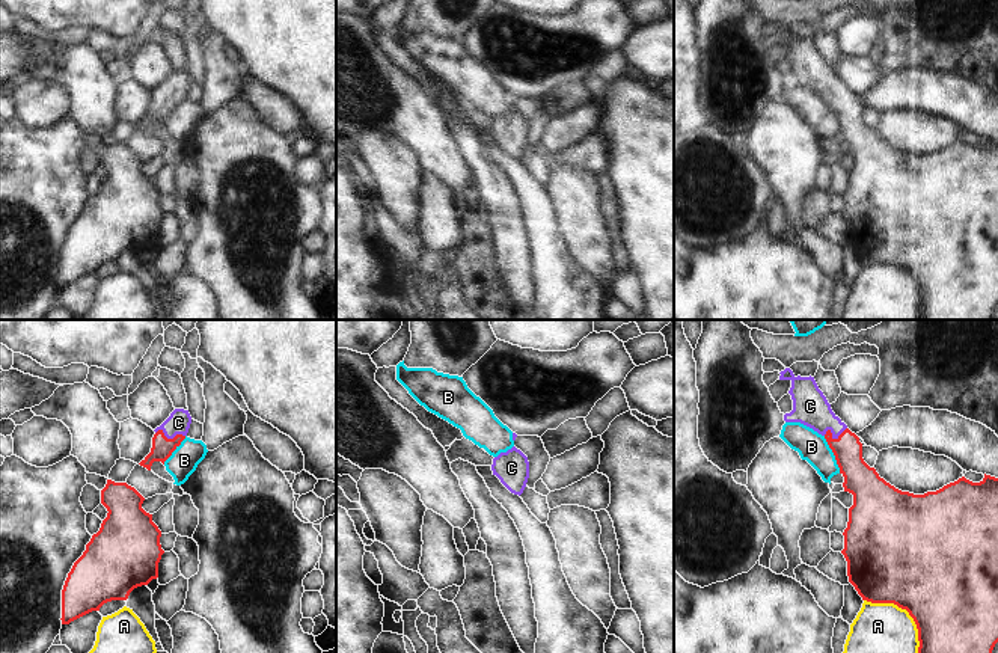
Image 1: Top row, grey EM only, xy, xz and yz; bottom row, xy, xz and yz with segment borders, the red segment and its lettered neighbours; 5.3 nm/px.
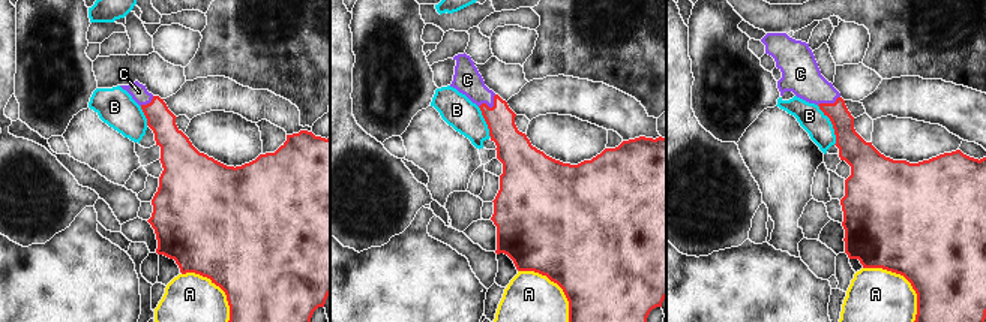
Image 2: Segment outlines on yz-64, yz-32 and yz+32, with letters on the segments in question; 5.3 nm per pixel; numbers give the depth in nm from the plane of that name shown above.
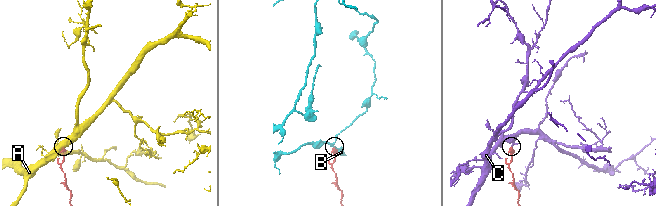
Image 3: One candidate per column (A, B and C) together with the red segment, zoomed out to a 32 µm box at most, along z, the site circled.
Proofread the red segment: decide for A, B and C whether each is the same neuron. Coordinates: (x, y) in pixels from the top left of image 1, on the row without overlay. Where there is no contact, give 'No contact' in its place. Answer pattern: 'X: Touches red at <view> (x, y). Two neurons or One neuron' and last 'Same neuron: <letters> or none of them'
A: Touches red at yz (908, 273). Two neurons
B: Touches red at yz (834, 116). Two neurons
C: Touches red at xy (171, 101). One neuron
Same neuron: C

